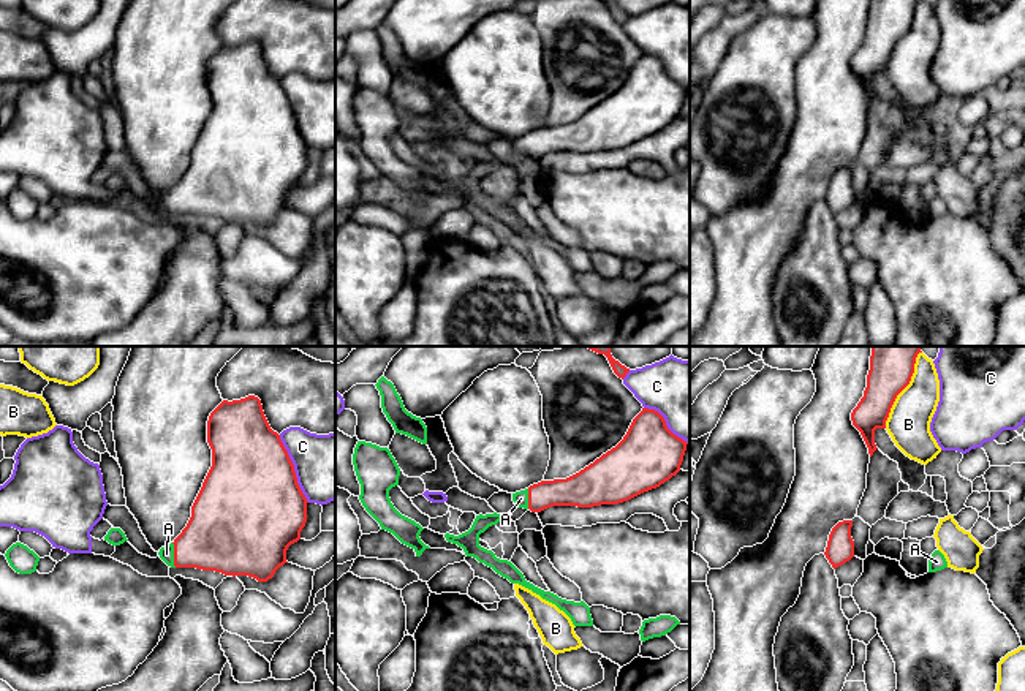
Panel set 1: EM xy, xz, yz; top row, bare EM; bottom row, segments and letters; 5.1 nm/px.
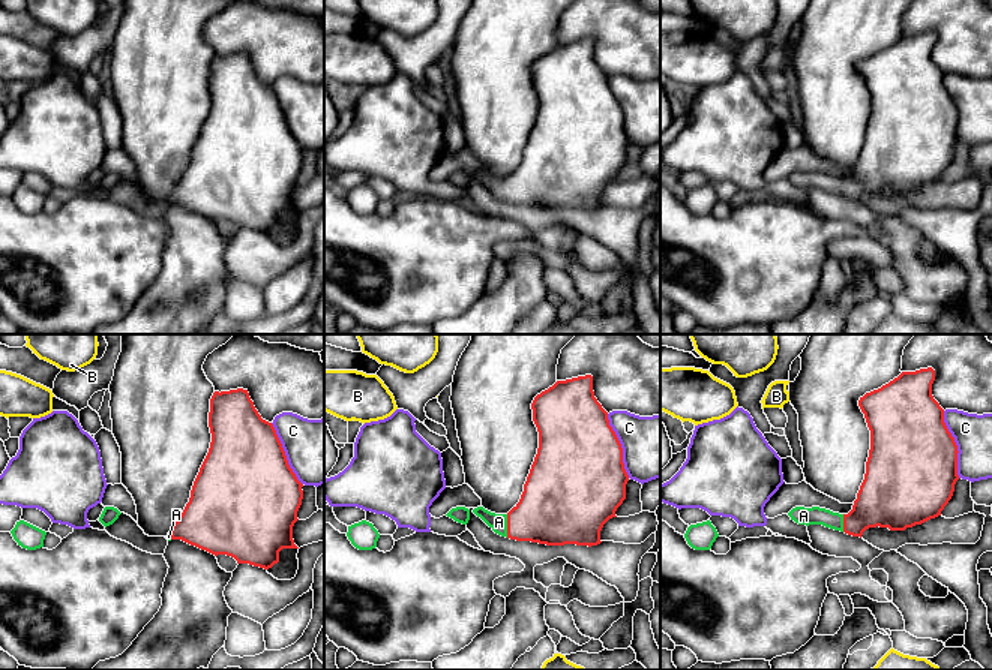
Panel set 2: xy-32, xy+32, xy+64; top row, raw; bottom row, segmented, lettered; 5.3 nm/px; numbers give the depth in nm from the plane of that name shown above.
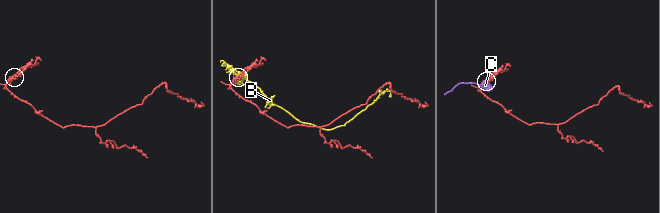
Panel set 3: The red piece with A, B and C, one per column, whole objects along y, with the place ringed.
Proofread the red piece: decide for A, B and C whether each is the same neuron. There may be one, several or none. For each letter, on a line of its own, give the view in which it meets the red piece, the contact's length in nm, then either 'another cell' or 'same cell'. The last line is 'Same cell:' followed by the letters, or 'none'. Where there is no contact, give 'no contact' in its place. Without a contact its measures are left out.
A: xy | 130 nm | same cell
B: yz | 420 nm | another cell
C: xy | 380 nm | another cell
Same cell: A

